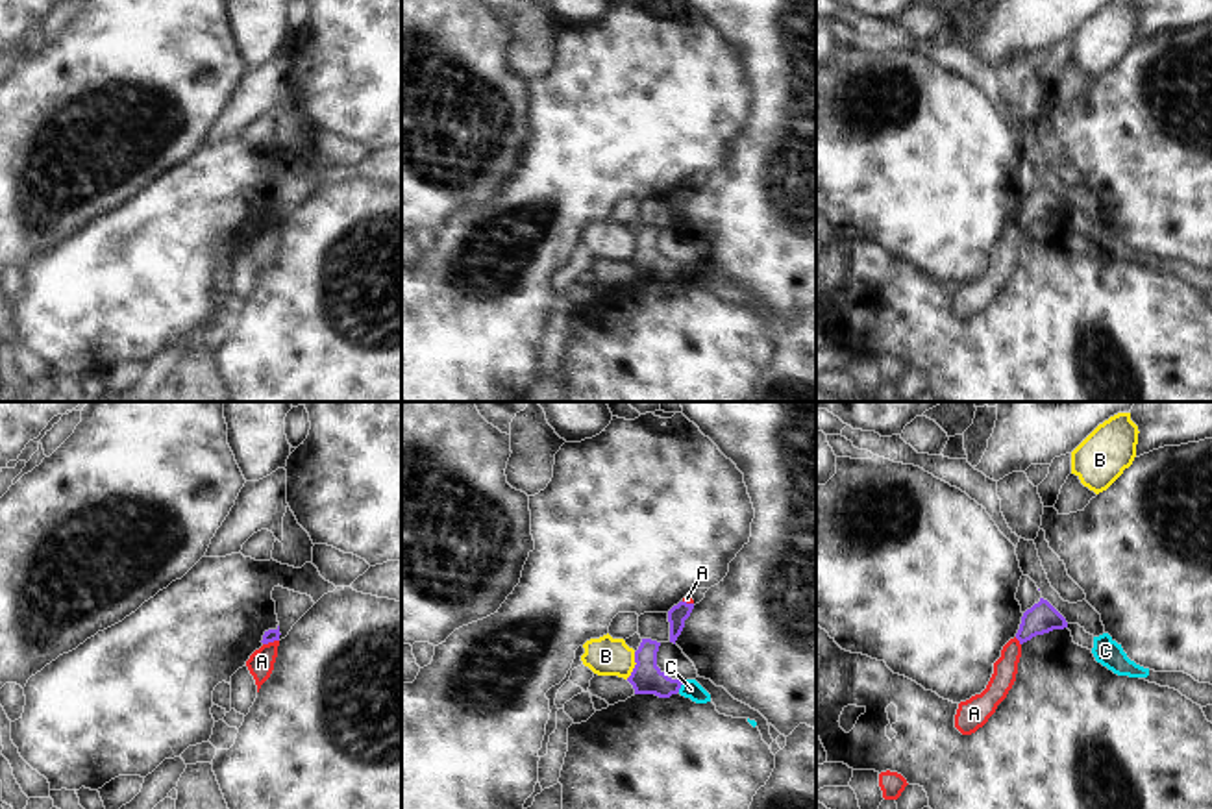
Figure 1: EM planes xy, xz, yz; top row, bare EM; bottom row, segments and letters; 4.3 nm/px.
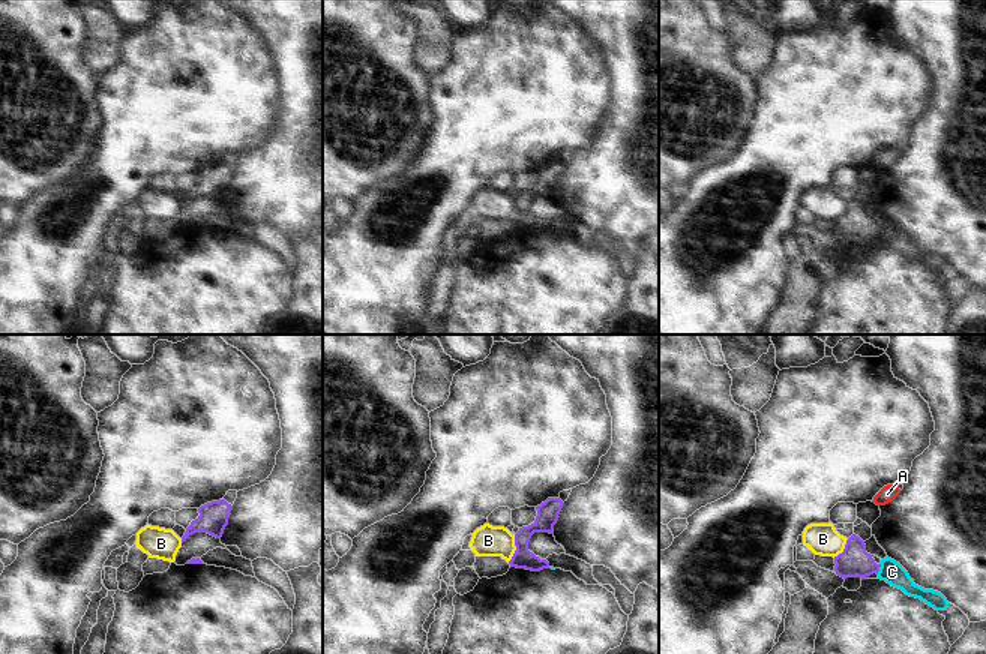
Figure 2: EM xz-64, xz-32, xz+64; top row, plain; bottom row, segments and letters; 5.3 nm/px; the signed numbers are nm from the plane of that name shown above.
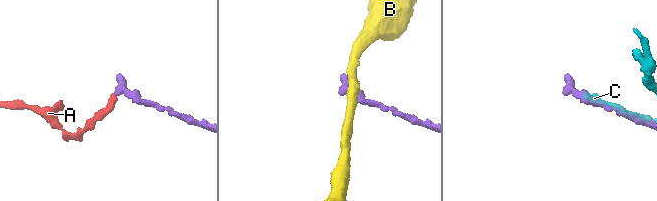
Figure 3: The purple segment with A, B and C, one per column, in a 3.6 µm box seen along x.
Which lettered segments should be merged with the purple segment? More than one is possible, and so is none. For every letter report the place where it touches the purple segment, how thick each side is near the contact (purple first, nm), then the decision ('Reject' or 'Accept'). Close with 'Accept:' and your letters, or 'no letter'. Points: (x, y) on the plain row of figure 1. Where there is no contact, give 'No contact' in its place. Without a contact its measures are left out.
A: Touches purple at xy (271, 226). Thickness 60 nm (purple) against 110 nm. Reject
B: Touches purple at xz (635, 250). Thickness 140 nm (purple) against 170 nm. Reject
C: Touches purple at xz (680, 273). Thickness 140 nm (purple) against 80 nm. Reject
Accept: no letter

